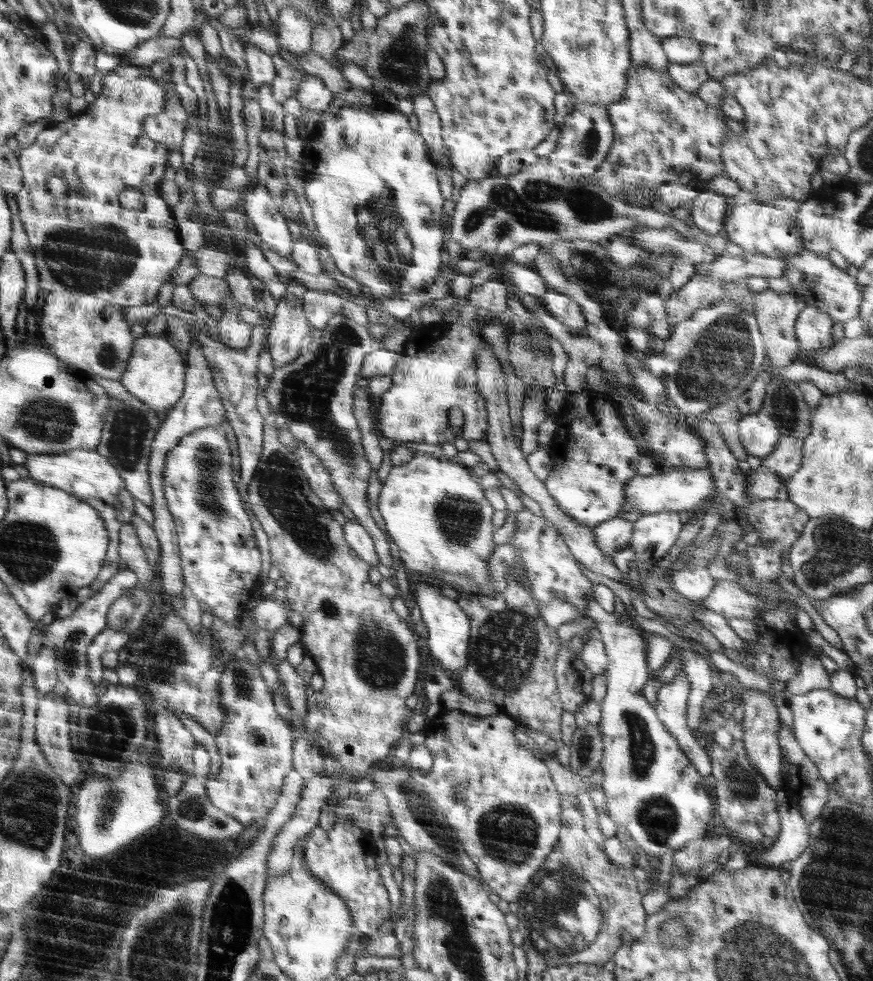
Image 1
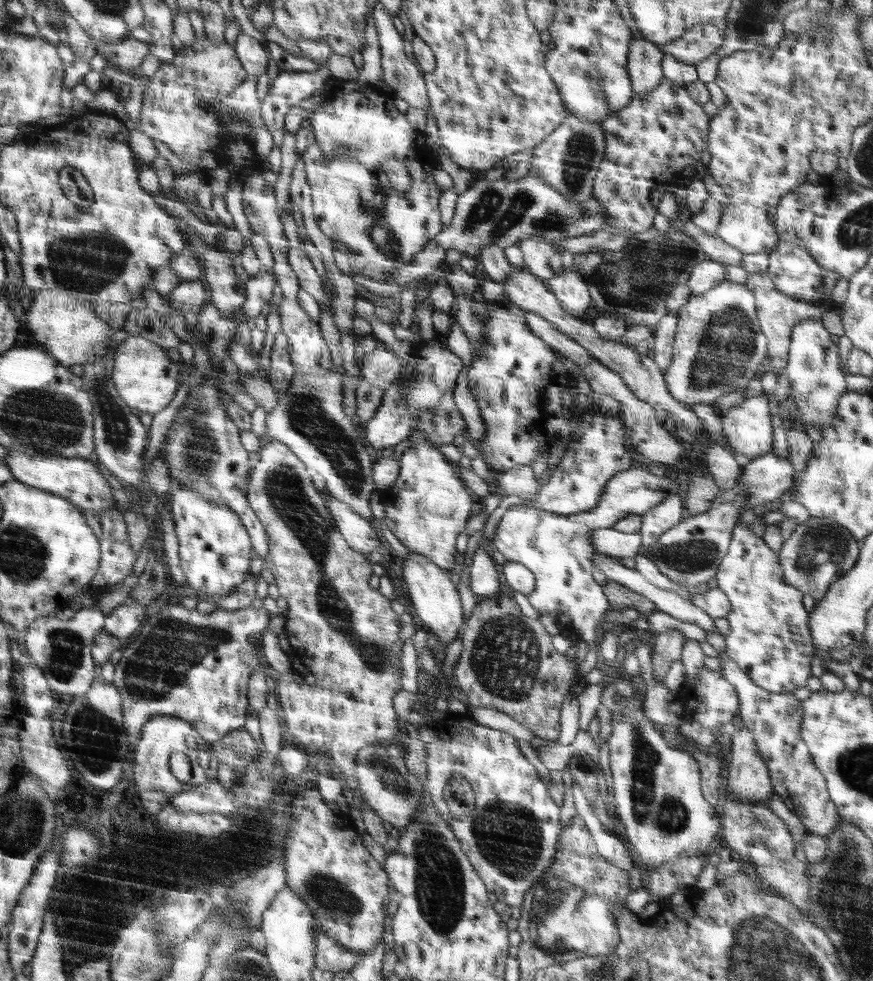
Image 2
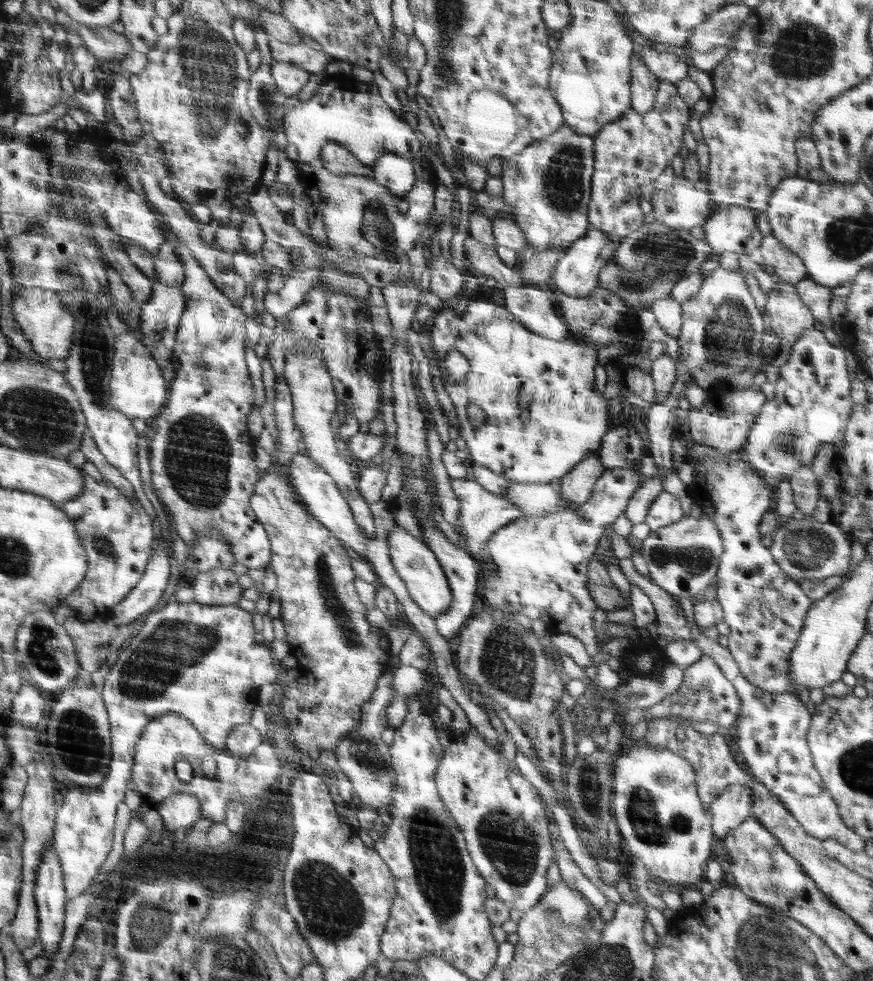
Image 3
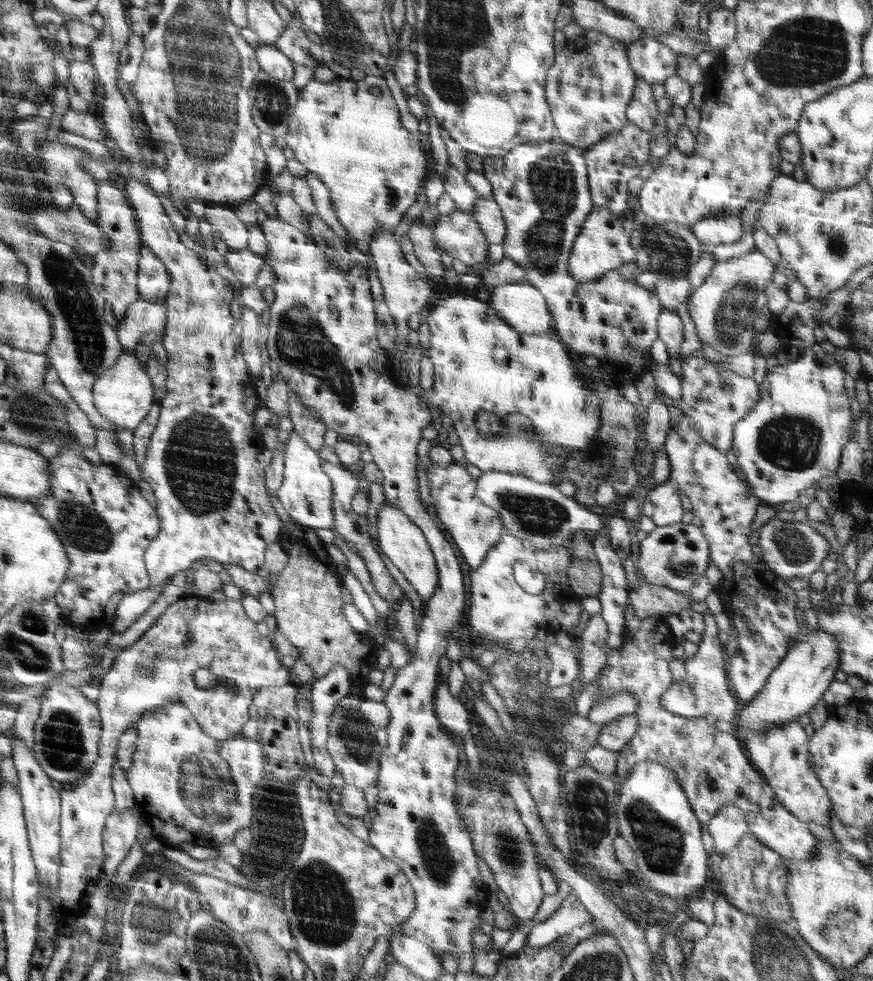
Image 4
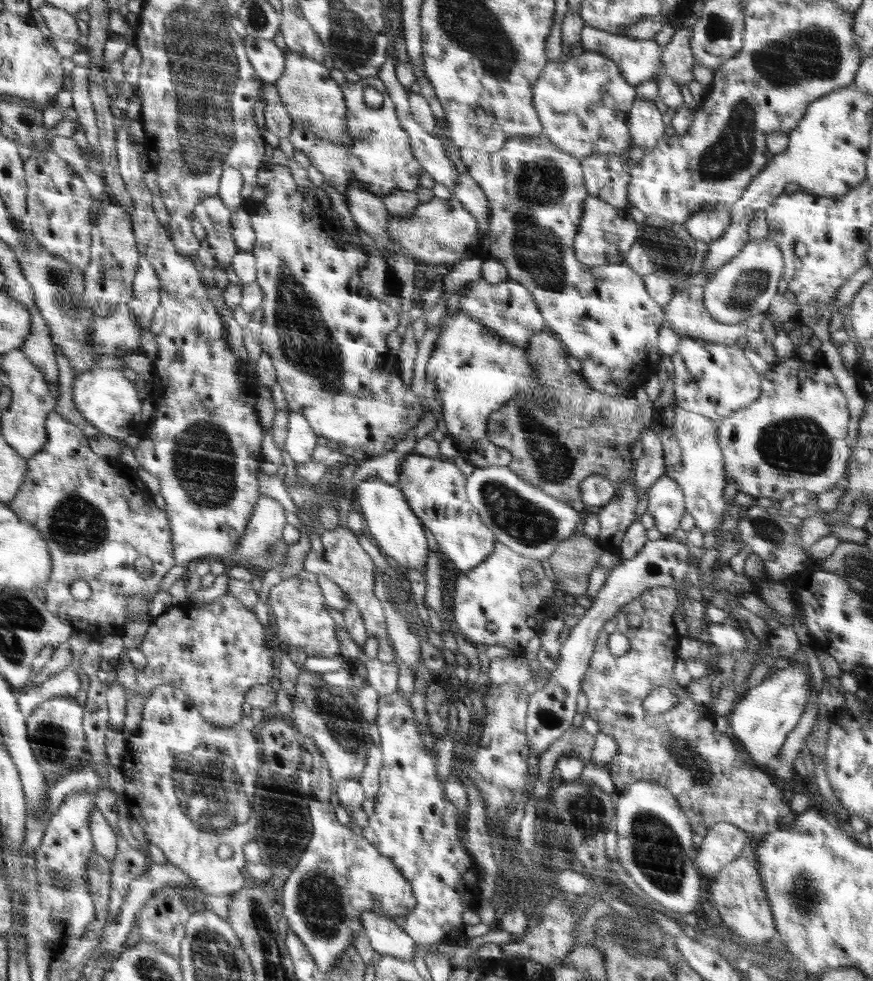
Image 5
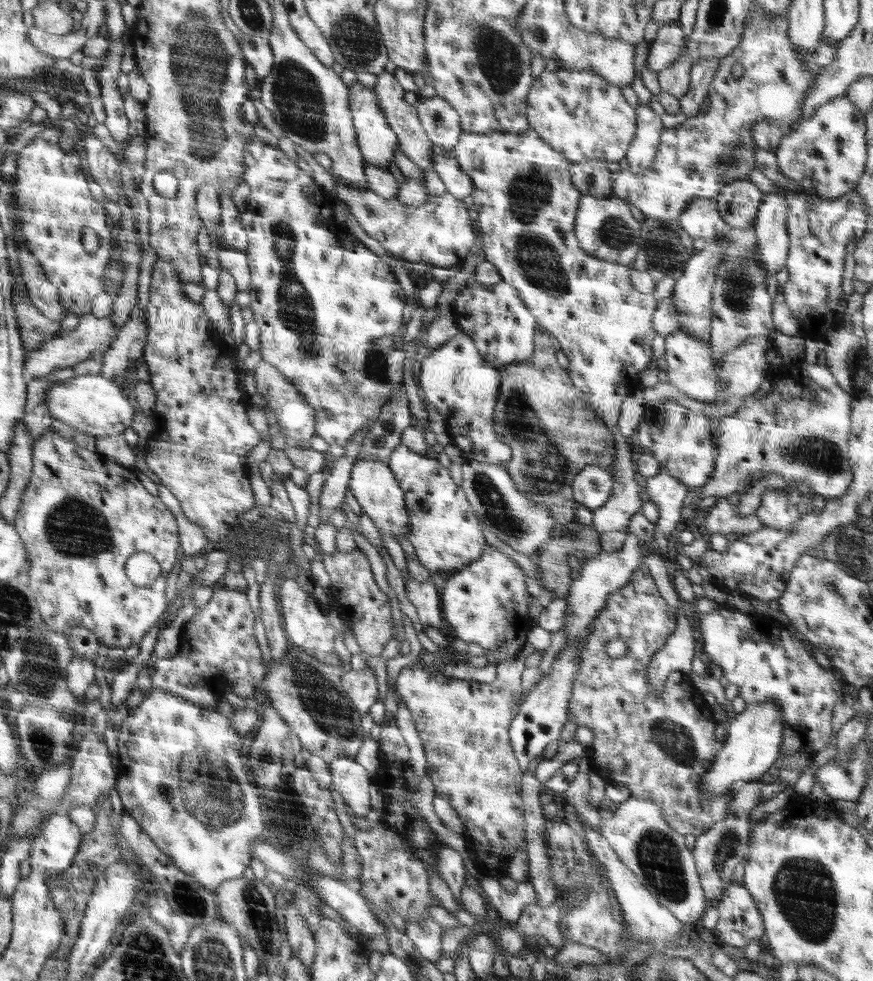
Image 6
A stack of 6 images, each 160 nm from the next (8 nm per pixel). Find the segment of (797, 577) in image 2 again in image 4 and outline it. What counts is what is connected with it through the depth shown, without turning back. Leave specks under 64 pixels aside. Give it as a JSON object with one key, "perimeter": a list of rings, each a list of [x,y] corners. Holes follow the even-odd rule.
{"perimeter":[[[772,517],[762,525],[758,534],[761,558],[780,578],[788,580],[796,576],[808,576],[822,568],[822,561],[828,556],[829,542],[824,535],[807,525],[806,521],[783,521]]]}

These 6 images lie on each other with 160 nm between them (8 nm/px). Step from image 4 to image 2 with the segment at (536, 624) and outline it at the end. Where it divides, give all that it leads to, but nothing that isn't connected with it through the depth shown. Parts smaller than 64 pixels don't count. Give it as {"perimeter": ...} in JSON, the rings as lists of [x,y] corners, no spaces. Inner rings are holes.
{"perimeter":[[[634,465],[630,467],[629,469],[617,472],[614,476],[611,476],[608,479],[608,482],[606,483],[606,486],[604,487],[603,495],[600,497],[600,500],[598,500],[598,504],[594,506],[594,508],[591,508],[590,510],[587,510],[586,512],[579,512],[569,515],[559,515],[556,513],[546,512],[545,510],[540,510],[538,508],[534,508],[530,505],[524,505],[524,503],[512,505],[504,514],[502,517],[502,520],[497,525],[497,529],[495,530],[495,534],[493,535],[493,546],[498,550],[500,554],[504,555],[504,558],[506,558],[507,561],[512,562],[519,562],[520,564],[523,564],[526,566],[526,568],[529,568],[531,571],[533,571],[535,576],[535,587],[533,588],[532,592],[529,592],[526,595],[526,598],[528,598],[528,602],[539,612],[549,612],[554,616],[554,618],[557,618],[558,621],[558,629],[562,630],[564,634],[572,634],[577,638],[577,640],[582,639],[586,644],[588,645],[588,652],[586,652],[586,658],[584,658],[584,662],[581,663],[581,665],[578,665],[576,668],[576,673],[578,673],[580,676],[586,677],[595,667],[599,666],[601,663],[601,657],[599,652],[599,639],[600,639],[600,633],[602,631],[601,623],[604,623],[604,614],[606,610],[609,608],[609,602],[606,598],[606,595],[603,593],[603,588],[600,586],[600,584],[596,583],[594,581],[594,578],[592,577],[592,561],[591,558],[593,557],[593,554],[595,553],[595,544],[592,542],[591,536],[592,531],[596,530],[597,528],[612,528],[613,524],[616,524],[621,518],[624,518],[626,515],[631,514],[639,514],[641,515],[643,512],[646,512],[649,508],[655,507],[656,504],[658,504],[661,500],[664,500],[668,495],[678,495],[682,496],[684,495],[683,492],[678,494],[678,483],[676,483],[676,480],[673,480],[671,477],[667,475],[667,477],[662,476],[656,476],[650,471],[646,469],[642,469],[639,465]]]}

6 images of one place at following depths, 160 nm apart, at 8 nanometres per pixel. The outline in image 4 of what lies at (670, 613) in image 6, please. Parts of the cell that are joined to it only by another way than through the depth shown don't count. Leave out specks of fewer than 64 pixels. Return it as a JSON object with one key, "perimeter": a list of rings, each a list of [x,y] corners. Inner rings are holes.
{"perimeter":[[[630,604],[624,609],[624,625],[626,630],[626,642],[620,649],[610,649],[606,652],[606,666],[600,670],[598,678],[598,696],[594,698],[594,705],[600,701],[606,701],[612,695],[626,693],[634,695],[638,701],[638,708],[632,715],[632,719],[637,721],[637,726],[633,737],[627,741],[619,751],[617,764],[615,767],[615,780],[620,786],[626,777],[630,775],[632,769],[639,763],[657,763],[668,767],[676,773],[679,785],[684,794],[688,797],[688,802],[703,827],[706,827],[709,820],[716,816],[716,813],[725,805],[733,804],[744,813],[744,820],[749,833],[755,836],[762,844],[768,846],[786,857],[797,861],[809,861],[815,853],[816,837],[810,832],[809,824],[794,816],[778,800],[775,792],[768,786],[766,780],[755,770],[752,763],[746,759],[746,754],[742,750],[743,744],[737,732],[723,732],[710,725],[704,717],[686,718],[685,716],[674,715],[667,712],[660,705],[662,694],[674,683],[672,674],[669,672],[672,658],[672,648],[678,644],[678,640],[672,635],[664,617],[638,618],[635,610]]]}

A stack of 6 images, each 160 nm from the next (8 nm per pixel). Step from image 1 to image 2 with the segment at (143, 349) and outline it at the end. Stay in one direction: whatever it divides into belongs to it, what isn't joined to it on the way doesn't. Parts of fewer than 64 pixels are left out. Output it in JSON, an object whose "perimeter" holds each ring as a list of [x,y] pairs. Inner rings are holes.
{"perimeter":[[[129,336],[118,345],[111,379],[123,402],[133,410],[156,414],[174,398],[178,390],[178,366],[171,363],[170,356],[166,356],[164,351],[166,349],[143,337]]]}

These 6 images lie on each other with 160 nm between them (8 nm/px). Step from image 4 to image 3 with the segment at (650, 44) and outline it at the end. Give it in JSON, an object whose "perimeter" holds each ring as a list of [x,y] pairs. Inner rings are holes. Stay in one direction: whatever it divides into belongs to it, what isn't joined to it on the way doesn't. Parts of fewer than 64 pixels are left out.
{"perimeter":[[[639,46],[637,52],[639,59],[645,64],[655,78],[660,81],[677,83],[679,80],[687,78],[690,65],[674,53],[658,52],[650,46]]]}

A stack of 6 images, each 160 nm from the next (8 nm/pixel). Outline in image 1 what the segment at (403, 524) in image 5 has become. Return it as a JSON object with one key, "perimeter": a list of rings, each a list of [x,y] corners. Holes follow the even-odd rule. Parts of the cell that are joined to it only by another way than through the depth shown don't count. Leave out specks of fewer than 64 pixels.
{"perimeter":[[[419,582],[417,588],[411,591],[418,610],[420,610],[421,620],[428,628],[427,638],[430,654],[442,664],[443,669],[453,677],[462,676],[462,672],[468,666],[468,644],[470,644],[470,619],[460,608],[460,605],[440,592],[439,587],[433,584]]]}

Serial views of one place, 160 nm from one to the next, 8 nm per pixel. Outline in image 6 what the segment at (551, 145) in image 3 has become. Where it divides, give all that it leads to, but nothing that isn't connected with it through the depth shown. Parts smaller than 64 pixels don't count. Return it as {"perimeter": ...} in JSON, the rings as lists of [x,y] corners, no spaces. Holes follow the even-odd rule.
{"perimeter":[[[530,128],[524,132],[461,133],[453,156],[462,171],[471,177],[474,190],[472,214],[478,221],[485,260],[494,264],[504,283],[512,285],[520,299],[534,315],[541,330],[550,332],[558,349],[569,358],[568,376],[585,395],[597,418],[604,421],[614,435],[615,468],[610,498],[593,511],[593,528],[600,534],[611,530],[625,530],[631,516],[643,505],[644,489],[636,481],[636,466],[628,449],[627,438],[618,429],[623,400],[636,389],[642,389],[639,374],[654,363],[652,343],[657,335],[652,326],[657,301],[634,289],[630,283],[631,265],[611,263],[588,254],[575,237],[575,219],[579,200],[578,189],[572,185],[572,162],[552,149],[540,135]]]}

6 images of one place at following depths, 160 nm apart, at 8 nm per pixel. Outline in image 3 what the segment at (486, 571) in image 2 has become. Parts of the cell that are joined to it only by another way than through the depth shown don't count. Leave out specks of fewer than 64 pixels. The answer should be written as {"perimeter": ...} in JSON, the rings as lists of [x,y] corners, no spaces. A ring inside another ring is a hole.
{"perimeter":[[[424,519],[421,522],[421,529],[428,548],[436,555],[442,570],[445,572],[452,593],[452,600],[448,608],[434,618],[438,635],[447,642],[454,635],[458,635],[460,630],[466,625],[466,621],[471,618],[470,614],[472,614],[472,607],[476,600],[478,576],[484,571],[484,567],[480,566],[480,563],[478,563],[479,559],[473,558],[464,547],[450,543],[444,533],[438,528],[437,523],[432,519]]]}

